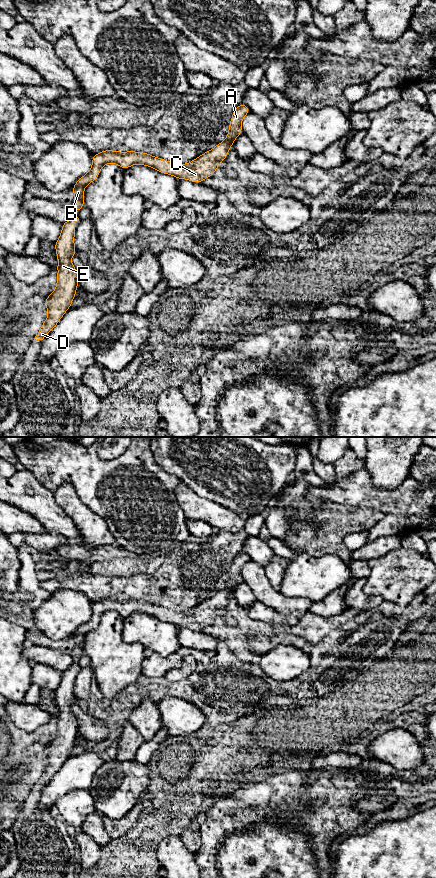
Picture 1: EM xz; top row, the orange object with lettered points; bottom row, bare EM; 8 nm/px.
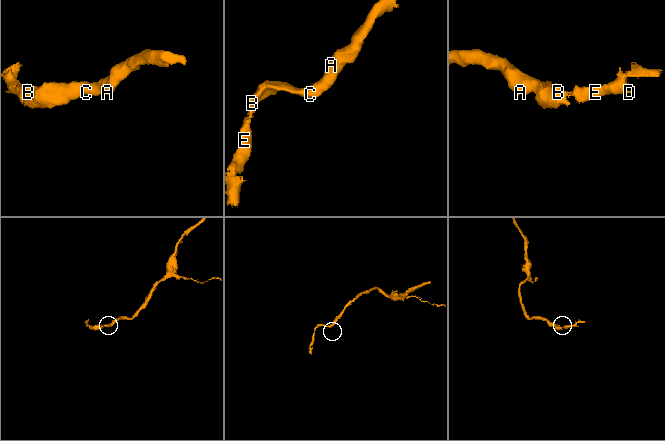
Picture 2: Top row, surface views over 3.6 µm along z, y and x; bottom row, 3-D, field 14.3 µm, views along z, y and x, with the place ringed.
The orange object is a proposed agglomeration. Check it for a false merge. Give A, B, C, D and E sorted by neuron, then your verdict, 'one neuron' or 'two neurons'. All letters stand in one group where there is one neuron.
A B C D E | one neuron

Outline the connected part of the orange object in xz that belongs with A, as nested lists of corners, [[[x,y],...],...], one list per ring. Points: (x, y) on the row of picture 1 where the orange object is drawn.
[[[244,103],[237,106],[233,111],[225,140],[217,144],[213,149],[191,160],[188,164],[177,164],[144,152],[135,151],[119,152],[104,150],[93,155],[91,170],[80,177],[72,188],[72,192],[75,195],[75,201],[71,206],[72,209],[78,212],[84,207],[85,187],[97,180],[101,168],[108,163],[115,163],[123,170],[135,164],[141,164],[152,167],[163,174],[170,174],[178,180],[188,179],[193,183],[201,183],[204,179],[212,176],[219,164],[226,159],[229,148],[234,145],[234,140],[243,133],[241,121],[249,113],[250,109]]]

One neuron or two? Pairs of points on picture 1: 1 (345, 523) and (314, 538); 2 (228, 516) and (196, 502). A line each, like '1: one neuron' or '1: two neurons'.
1: one neuron
2: one neuron

